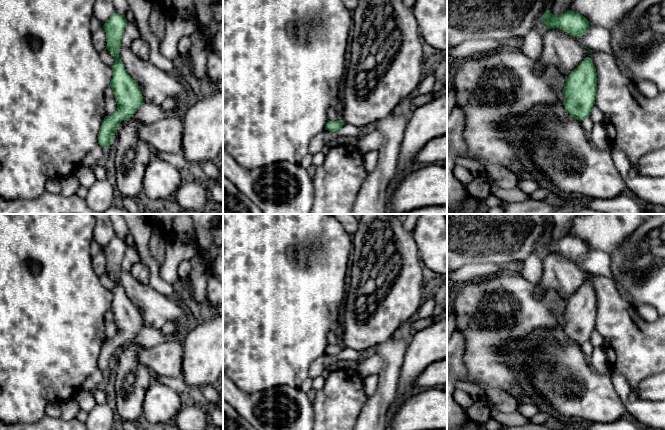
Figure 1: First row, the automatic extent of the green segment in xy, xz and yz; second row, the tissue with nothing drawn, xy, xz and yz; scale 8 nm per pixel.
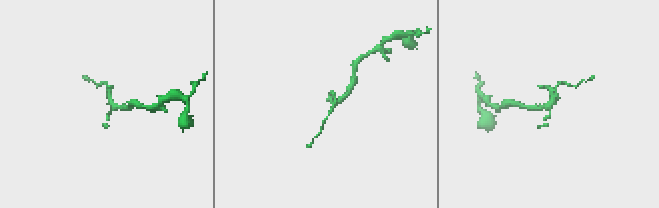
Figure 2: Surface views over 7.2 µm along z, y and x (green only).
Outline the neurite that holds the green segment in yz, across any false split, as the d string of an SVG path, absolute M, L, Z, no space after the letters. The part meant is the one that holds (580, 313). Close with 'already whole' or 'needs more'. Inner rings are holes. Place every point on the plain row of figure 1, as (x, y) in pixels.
M590 281L569 298L564 309L563 329L571 341L580 346L590 340L597 316L597 296Z; already whole

